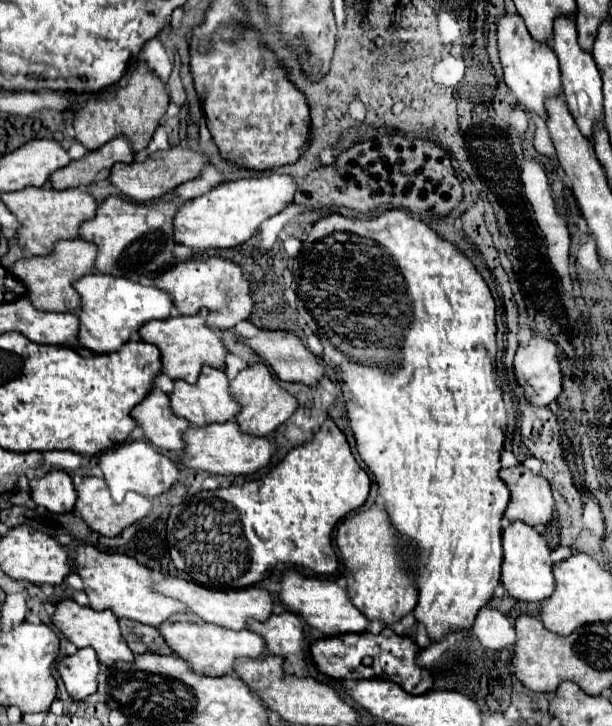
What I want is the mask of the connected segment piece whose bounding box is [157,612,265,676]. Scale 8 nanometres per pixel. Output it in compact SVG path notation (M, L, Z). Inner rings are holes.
M173 614L173 618L167 618L159 628L159 634L165 638L167 646L173 650L177 658L183 658L193 672L205 674L205 676L225 676L233 674L233 662L241 656L247 658L259 658L265 654L265 640L259 638L251 630L225 630L215 624L207 624L199 620L195 614Z

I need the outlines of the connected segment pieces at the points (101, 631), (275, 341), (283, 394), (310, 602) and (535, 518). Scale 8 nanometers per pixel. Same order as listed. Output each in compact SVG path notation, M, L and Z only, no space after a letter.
M65 598L65 600L59 600L55 604L55 614L51 616L53 624L59 628L59 632L71 640L77 648L85 648L85 646L91 646L95 652L97 652L97 658L99 662L103 662L105 666L113 666L117 660L125 660L125 662L133 662L135 654L129 650L127 642L123 640L121 636L121 630L119 630L119 624L117 624L117 616L111 612L111 610L103 610L103 612L97 612L89 606L81 606L77 604L75 600L71 598Z
M261 330L255 338L237 338L241 344L245 344L247 348L251 348L255 354L259 354L263 358L263 362L267 366L273 368L273 372L277 374L279 380L283 382L301 382L307 386L315 386L317 378L325 374L325 366L317 362L317 358L309 352L309 348L291 332L285 330Z
M253 364L253 366L247 366L243 372L239 372L237 378L229 382L229 392L241 404L239 414L235 414L235 422L239 424L241 432L247 432L253 436L273 434L285 420L289 420L289 416L299 406L297 400L277 384L277 378L269 372L265 364Z
M287 570L281 578L279 598L285 606L289 606L299 616L303 616L303 620L311 628L323 632L325 636L337 636L337 634L345 634L345 632L365 632L365 628L369 624L369 620L363 618L363 614L351 604L345 588L337 586L331 580L305 578L305 576L297 574L295 570Z
M525 466L501 468L501 480L511 492L505 518L509 522L521 520L529 526L547 524L553 518L553 494L551 486L543 476L531 474Z

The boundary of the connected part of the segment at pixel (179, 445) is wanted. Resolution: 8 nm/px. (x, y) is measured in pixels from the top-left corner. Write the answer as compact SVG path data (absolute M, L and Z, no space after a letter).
M153 388L143 402L131 410L131 416L153 446L177 454L183 450L183 434L189 422L171 412L169 396L163 390Z

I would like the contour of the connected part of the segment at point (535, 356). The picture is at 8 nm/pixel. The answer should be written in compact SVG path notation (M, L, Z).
M533 336L531 342L517 350L513 372L517 382L523 386L525 400L531 406L549 406L561 394L561 368L557 360L557 346L553 340L543 336Z

